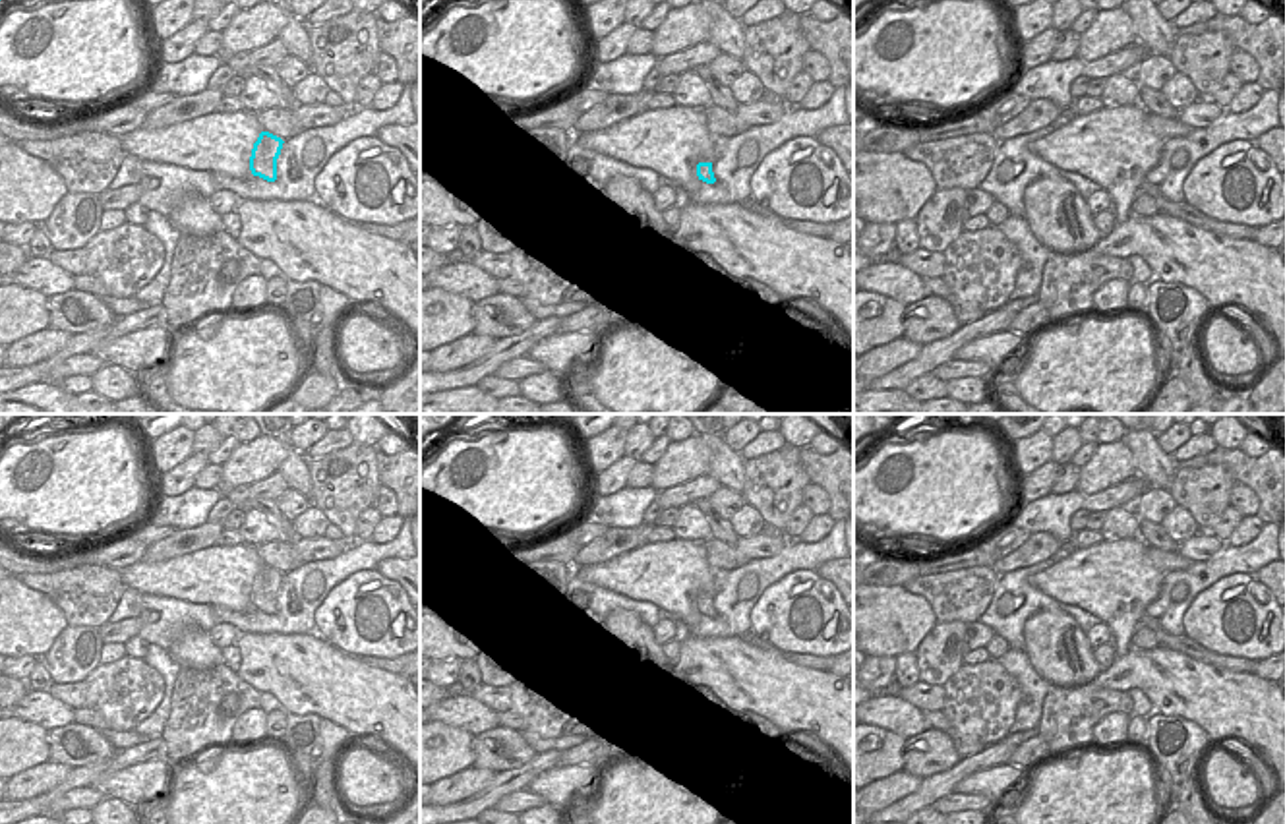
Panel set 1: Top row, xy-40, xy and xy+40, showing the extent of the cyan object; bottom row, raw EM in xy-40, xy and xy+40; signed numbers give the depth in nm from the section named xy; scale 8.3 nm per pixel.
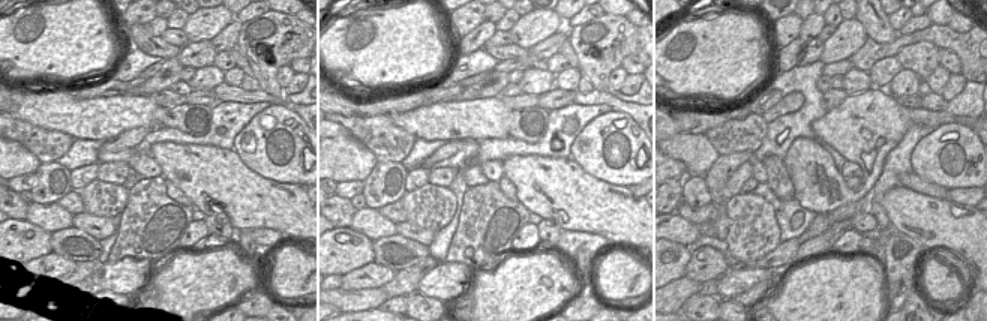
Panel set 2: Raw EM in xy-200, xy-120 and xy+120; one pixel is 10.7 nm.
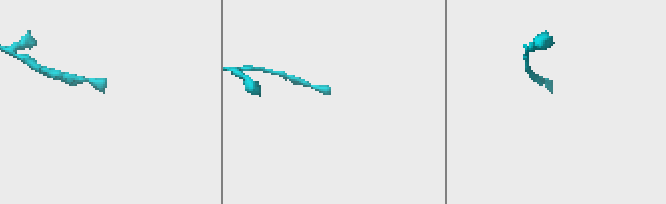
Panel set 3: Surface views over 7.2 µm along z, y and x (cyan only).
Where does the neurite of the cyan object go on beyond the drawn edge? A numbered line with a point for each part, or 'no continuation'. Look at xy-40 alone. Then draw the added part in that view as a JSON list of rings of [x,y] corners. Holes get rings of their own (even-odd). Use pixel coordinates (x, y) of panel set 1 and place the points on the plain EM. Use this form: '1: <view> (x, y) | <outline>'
no continuation

